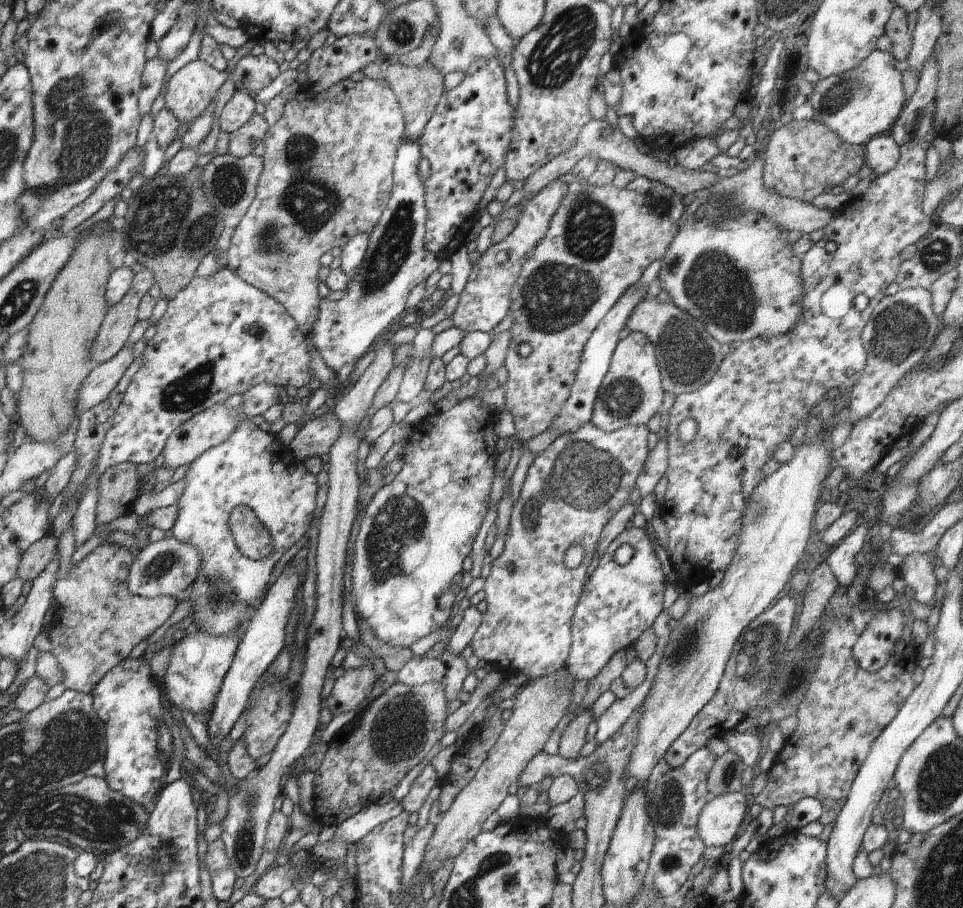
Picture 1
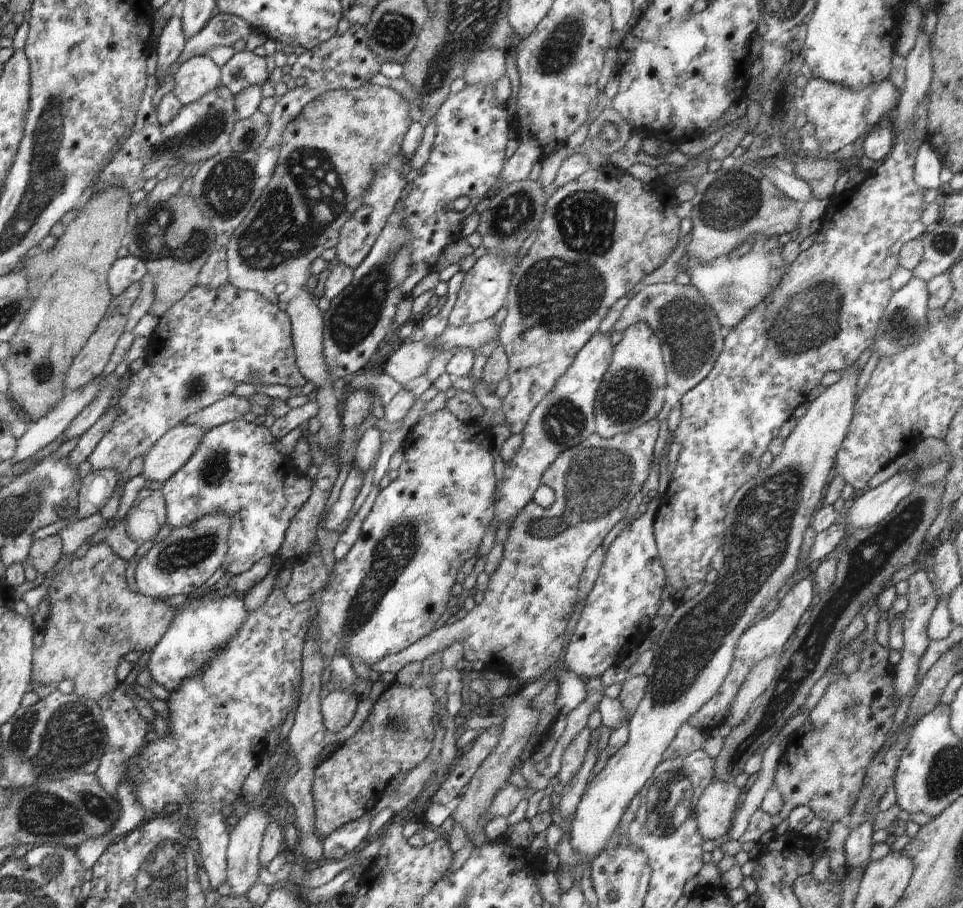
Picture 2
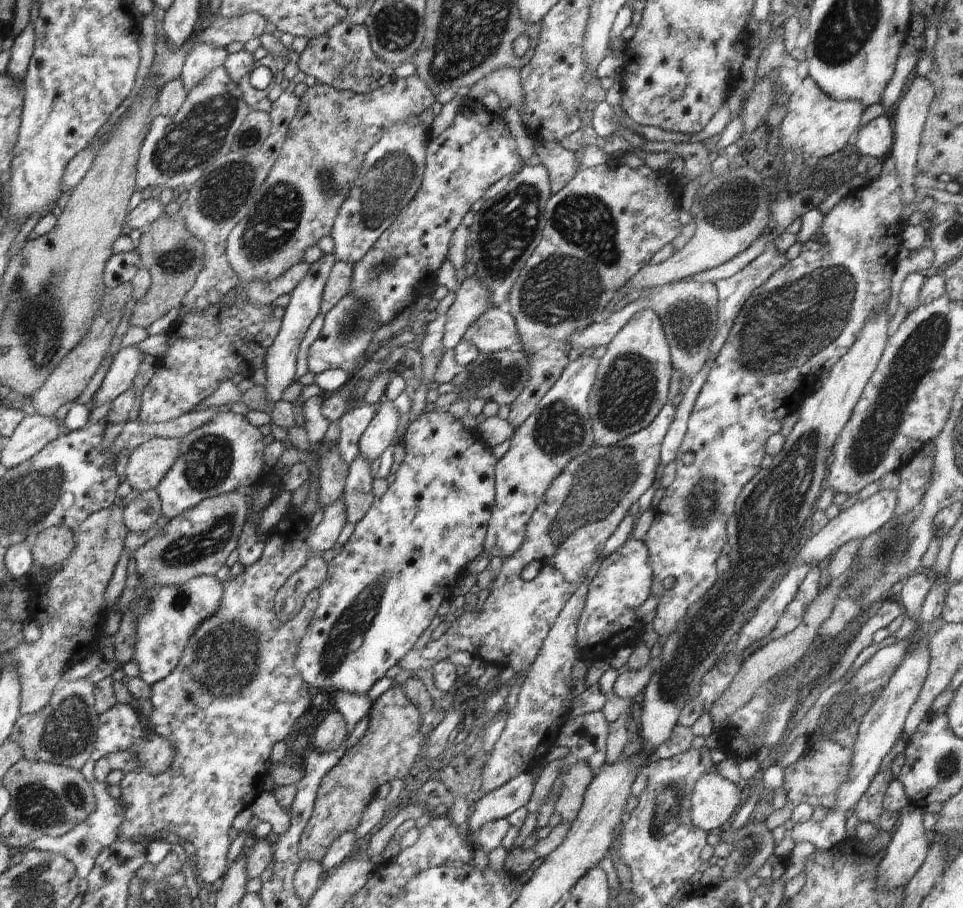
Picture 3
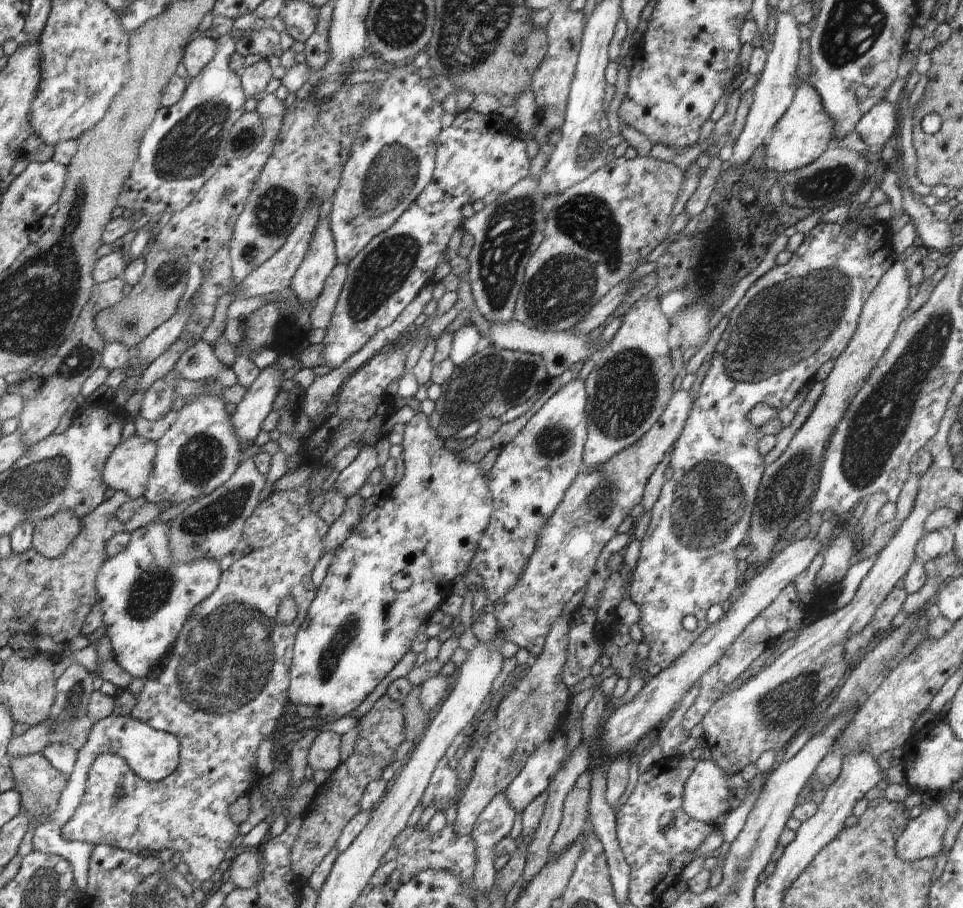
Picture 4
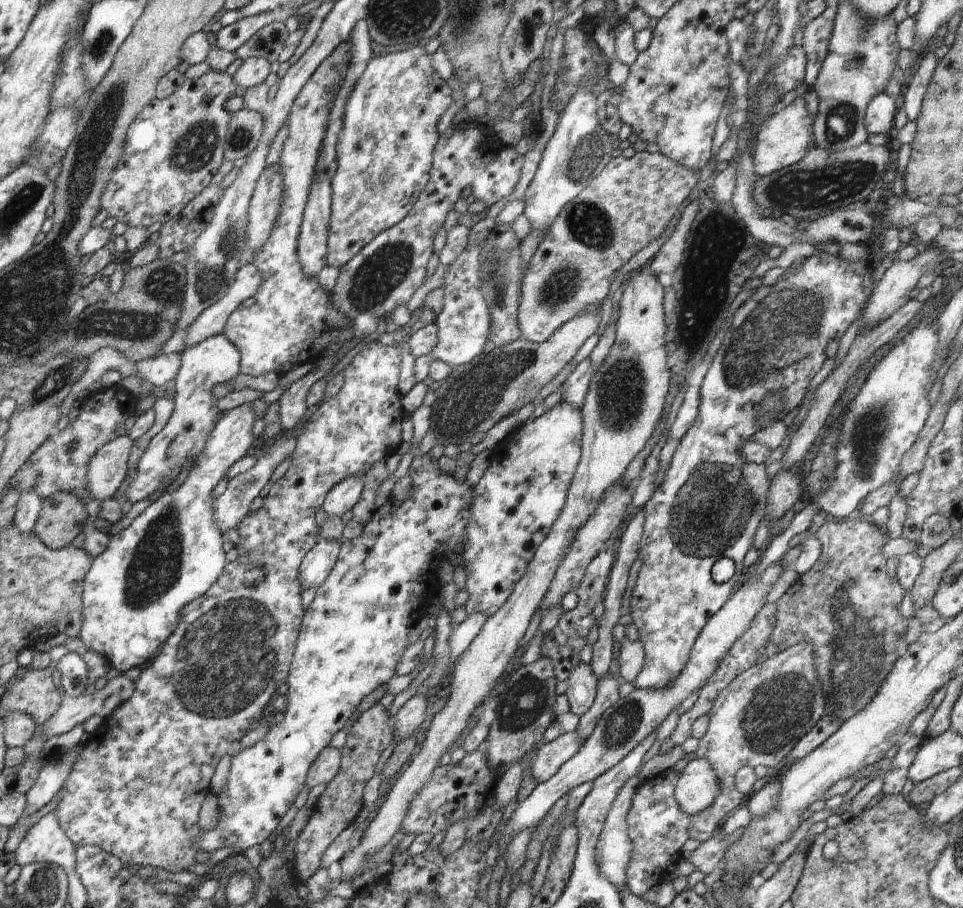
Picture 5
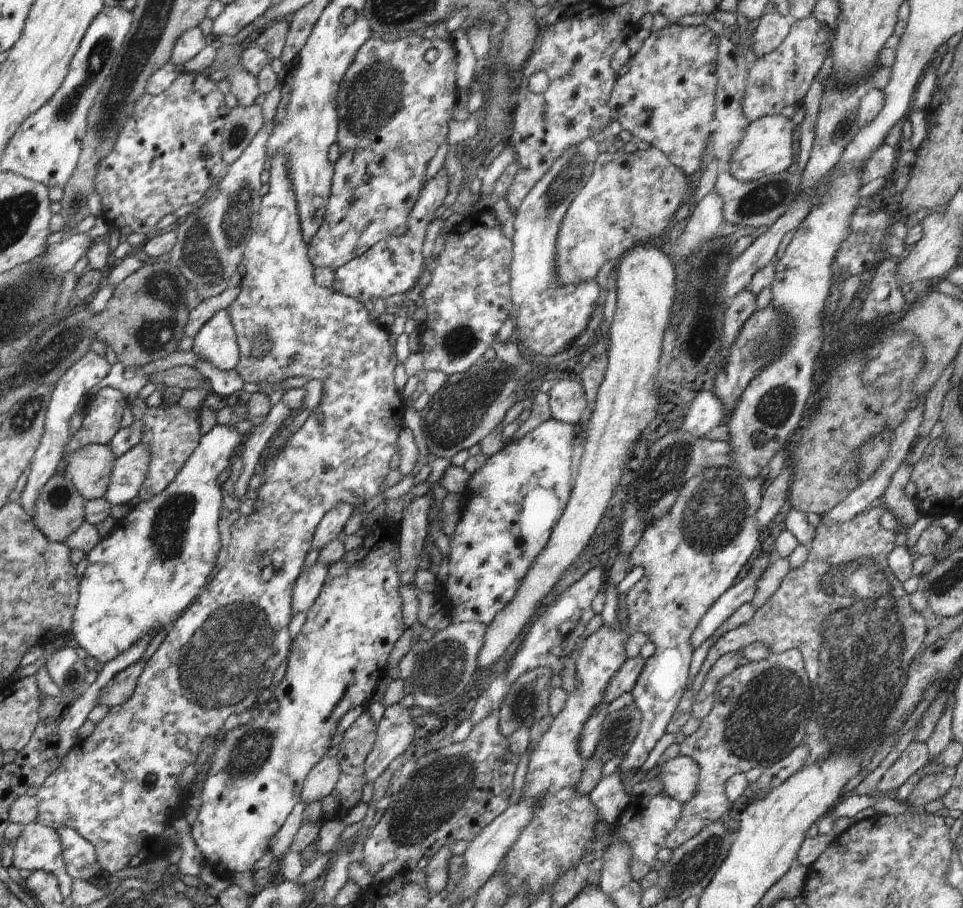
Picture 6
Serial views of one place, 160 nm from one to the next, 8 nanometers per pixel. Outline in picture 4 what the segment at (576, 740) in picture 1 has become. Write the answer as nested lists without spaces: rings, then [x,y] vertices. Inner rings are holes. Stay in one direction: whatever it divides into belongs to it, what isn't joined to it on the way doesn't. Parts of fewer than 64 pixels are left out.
[[[582,773],[563,802],[563,817],[549,846],[551,858],[570,846],[588,825],[589,790],[591,776]]]

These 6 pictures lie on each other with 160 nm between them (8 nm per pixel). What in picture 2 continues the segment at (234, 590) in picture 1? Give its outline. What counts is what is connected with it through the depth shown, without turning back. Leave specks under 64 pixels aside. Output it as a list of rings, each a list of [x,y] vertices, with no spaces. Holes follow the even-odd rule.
[[[243,418],[209,429],[201,441],[187,463],[175,474],[170,475],[168,487],[172,488],[171,492],[162,494],[166,506],[167,524],[180,528],[194,522],[196,518],[202,518],[204,514],[215,514],[220,510],[226,516],[230,516],[232,528],[228,534],[228,550],[222,566],[225,574],[233,577],[250,570],[261,558],[279,552],[290,520],[298,514],[298,510],[310,497],[314,479],[301,475],[290,456],[283,457],[276,452],[276,440],[266,427],[256,426]]]

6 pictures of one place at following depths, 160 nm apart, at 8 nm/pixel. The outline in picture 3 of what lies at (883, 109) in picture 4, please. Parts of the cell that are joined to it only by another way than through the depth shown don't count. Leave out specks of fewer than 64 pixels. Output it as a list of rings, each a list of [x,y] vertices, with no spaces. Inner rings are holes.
[[[881,115],[864,125],[854,134],[853,142],[857,149],[868,157],[882,158],[890,154],[894,131],[888,117]]]

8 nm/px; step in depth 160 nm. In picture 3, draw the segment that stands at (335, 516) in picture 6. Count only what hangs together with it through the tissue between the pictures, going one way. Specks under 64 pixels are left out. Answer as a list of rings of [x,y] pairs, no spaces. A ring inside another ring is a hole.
[[[388,398],[381,400],[381,405],[358,443],[359,454],[368,459],[370,464],[392,444],[397,434],[400,417],[401,412],[396,408],[394,401]]]

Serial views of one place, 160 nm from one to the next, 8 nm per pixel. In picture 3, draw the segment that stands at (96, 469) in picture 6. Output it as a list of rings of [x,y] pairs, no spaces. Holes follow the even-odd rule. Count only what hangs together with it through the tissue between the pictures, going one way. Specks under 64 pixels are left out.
[[[182,437],[147,439],[129,454],[122,479],[134,489],[142,491],[156,489],[160,480],[172,469],[176,457],[180,457],[178,450],[181,450],[179,445],[182,439]]]

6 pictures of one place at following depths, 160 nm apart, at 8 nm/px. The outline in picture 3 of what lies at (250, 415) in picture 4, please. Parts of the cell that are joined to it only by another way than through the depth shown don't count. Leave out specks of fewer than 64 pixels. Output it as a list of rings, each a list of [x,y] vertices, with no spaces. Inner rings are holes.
[[[324,255],[320,260],[311,263],[308,272],[299,282],[299,285],[291,292],[290,302],[285,309],[281,320],[281,329],[269,344],[268,352],[265,358],[265,375],[267,383],[264,385],[269,401],[275,403],[282,398],[282,392],[294,382],[296,374],[296,358],[298,358],[298,348],[312,324],[312,320],[321,312],[321,298],[326,284],[326,279],[336,262],[334,255]]]

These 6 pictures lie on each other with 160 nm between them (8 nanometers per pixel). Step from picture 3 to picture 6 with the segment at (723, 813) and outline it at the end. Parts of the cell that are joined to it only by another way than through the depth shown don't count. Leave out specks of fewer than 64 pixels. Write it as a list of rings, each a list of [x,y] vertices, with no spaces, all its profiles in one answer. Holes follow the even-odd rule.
[[[685,754],[669,760],[661,760],[654,776],[663,785],[663,792],[673,800],[684,804],[696,795],[696,786],[700,777],[700,768]]]

